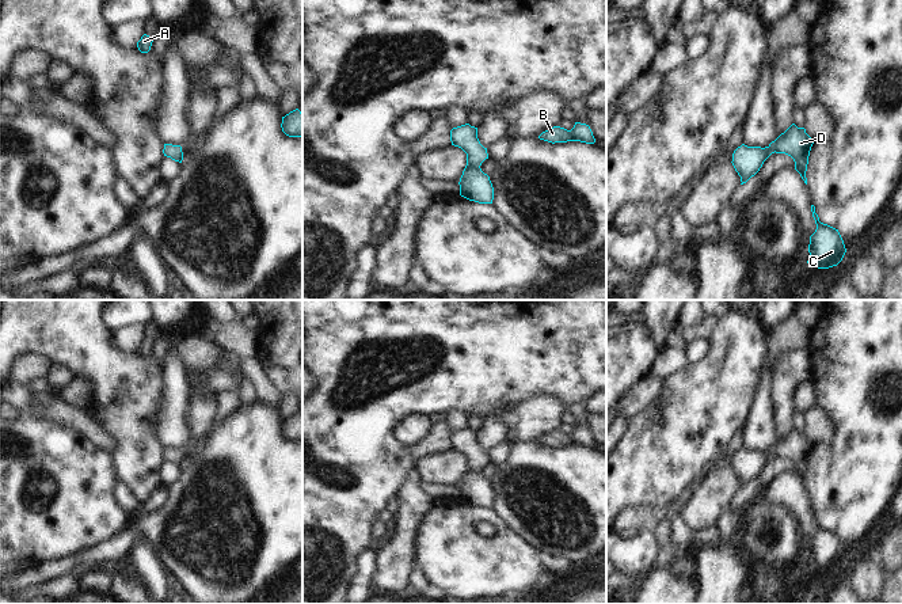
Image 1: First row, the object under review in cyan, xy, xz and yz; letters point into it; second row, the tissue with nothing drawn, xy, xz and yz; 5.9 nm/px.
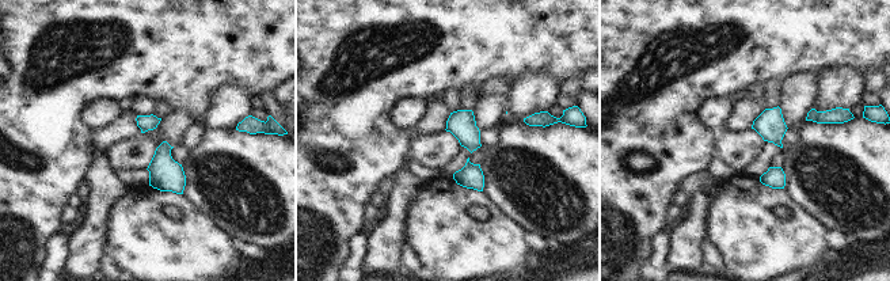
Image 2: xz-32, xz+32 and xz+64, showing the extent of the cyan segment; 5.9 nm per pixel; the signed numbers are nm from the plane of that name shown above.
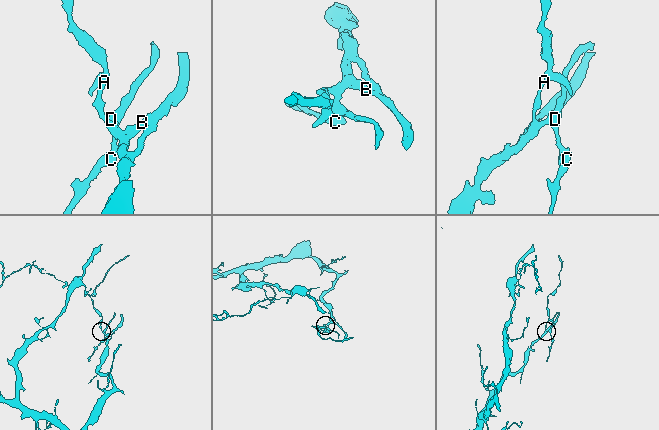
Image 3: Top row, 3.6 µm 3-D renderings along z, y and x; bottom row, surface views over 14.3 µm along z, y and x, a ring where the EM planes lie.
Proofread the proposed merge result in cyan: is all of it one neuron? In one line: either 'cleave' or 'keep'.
keep

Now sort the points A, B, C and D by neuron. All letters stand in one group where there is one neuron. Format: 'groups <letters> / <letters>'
groups A B C D

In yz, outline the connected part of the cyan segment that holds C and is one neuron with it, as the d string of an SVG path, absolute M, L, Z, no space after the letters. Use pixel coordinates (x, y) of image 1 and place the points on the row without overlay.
M811 509L811 516L817 528L817 533L810 540L810 561L807 567L818 573L829 573L837 570L846 556L844 544L838 533L819 525L814 509Z

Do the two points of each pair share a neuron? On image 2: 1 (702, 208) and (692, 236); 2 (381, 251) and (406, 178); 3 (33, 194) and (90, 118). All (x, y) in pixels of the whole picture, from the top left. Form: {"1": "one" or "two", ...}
{"1": "one", "2": "one", "3": "two"}

